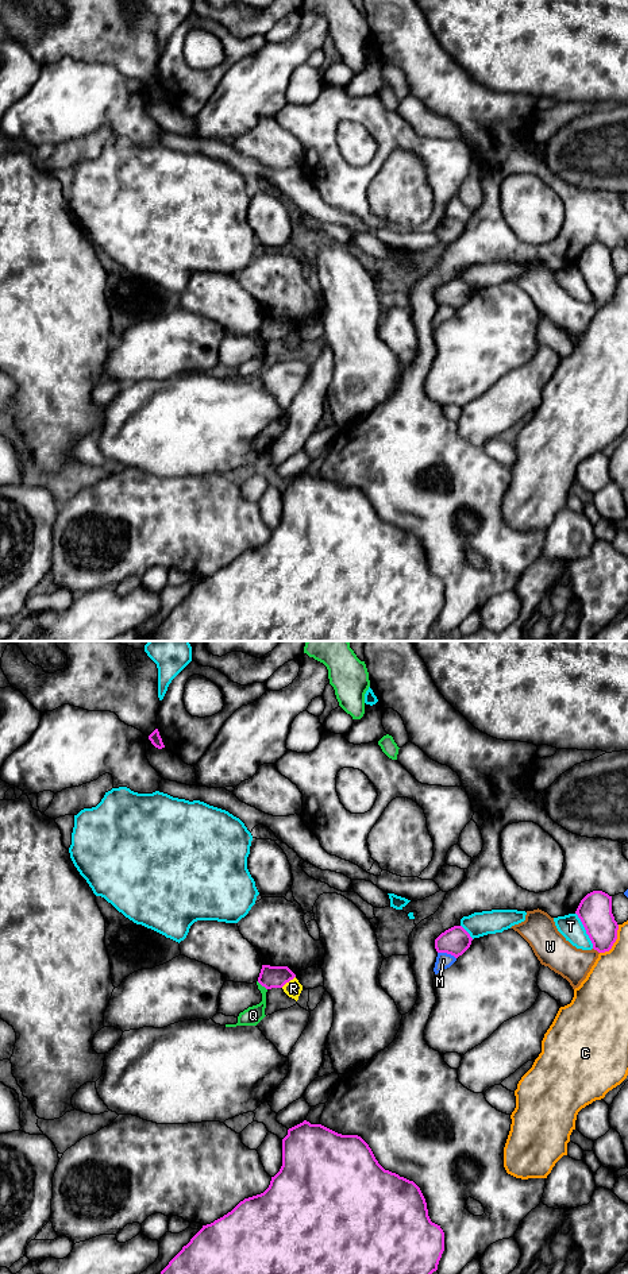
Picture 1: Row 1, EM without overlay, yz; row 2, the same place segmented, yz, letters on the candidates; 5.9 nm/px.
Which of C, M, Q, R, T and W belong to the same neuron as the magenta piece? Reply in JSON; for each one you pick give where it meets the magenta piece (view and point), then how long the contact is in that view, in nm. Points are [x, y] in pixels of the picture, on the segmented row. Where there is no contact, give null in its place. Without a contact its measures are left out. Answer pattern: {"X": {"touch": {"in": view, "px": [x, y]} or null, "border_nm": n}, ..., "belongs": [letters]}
{"belongs": []}

